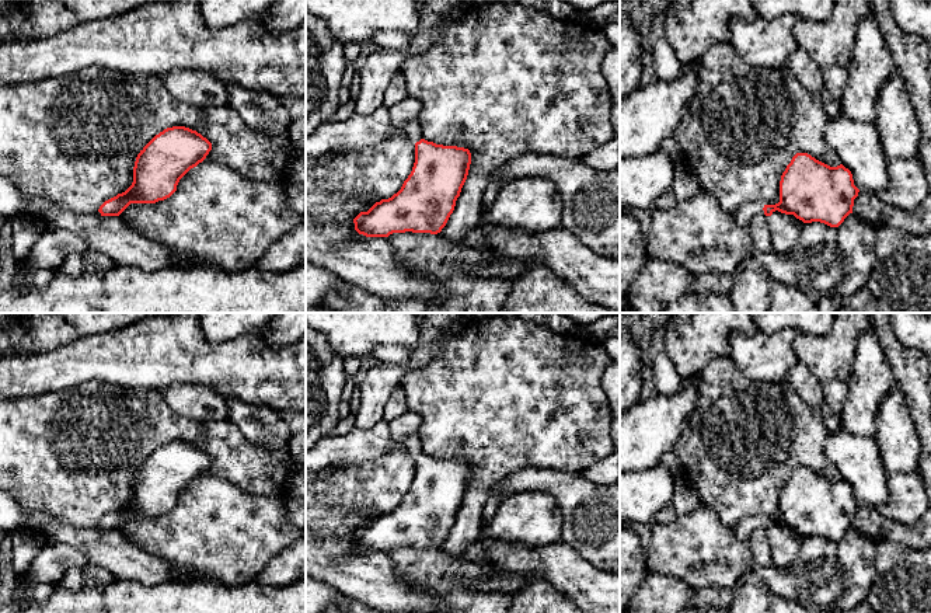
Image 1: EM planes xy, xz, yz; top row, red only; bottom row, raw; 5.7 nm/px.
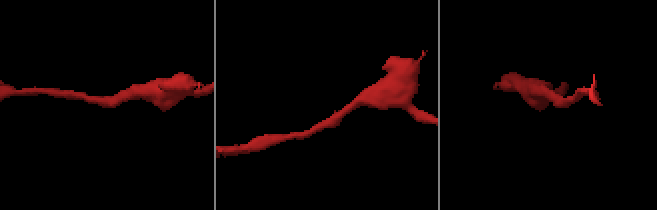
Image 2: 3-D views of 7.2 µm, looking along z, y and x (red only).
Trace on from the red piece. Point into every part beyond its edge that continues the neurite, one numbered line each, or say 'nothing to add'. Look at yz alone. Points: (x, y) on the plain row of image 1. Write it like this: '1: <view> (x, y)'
1: yz (746, 526)

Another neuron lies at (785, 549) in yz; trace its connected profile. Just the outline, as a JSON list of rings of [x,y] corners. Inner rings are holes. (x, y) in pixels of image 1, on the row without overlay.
[[[778,525],[771,532],[771,557],[773,565],[778,568],[789,567],[799,555],[801,543],[785,529]]]

